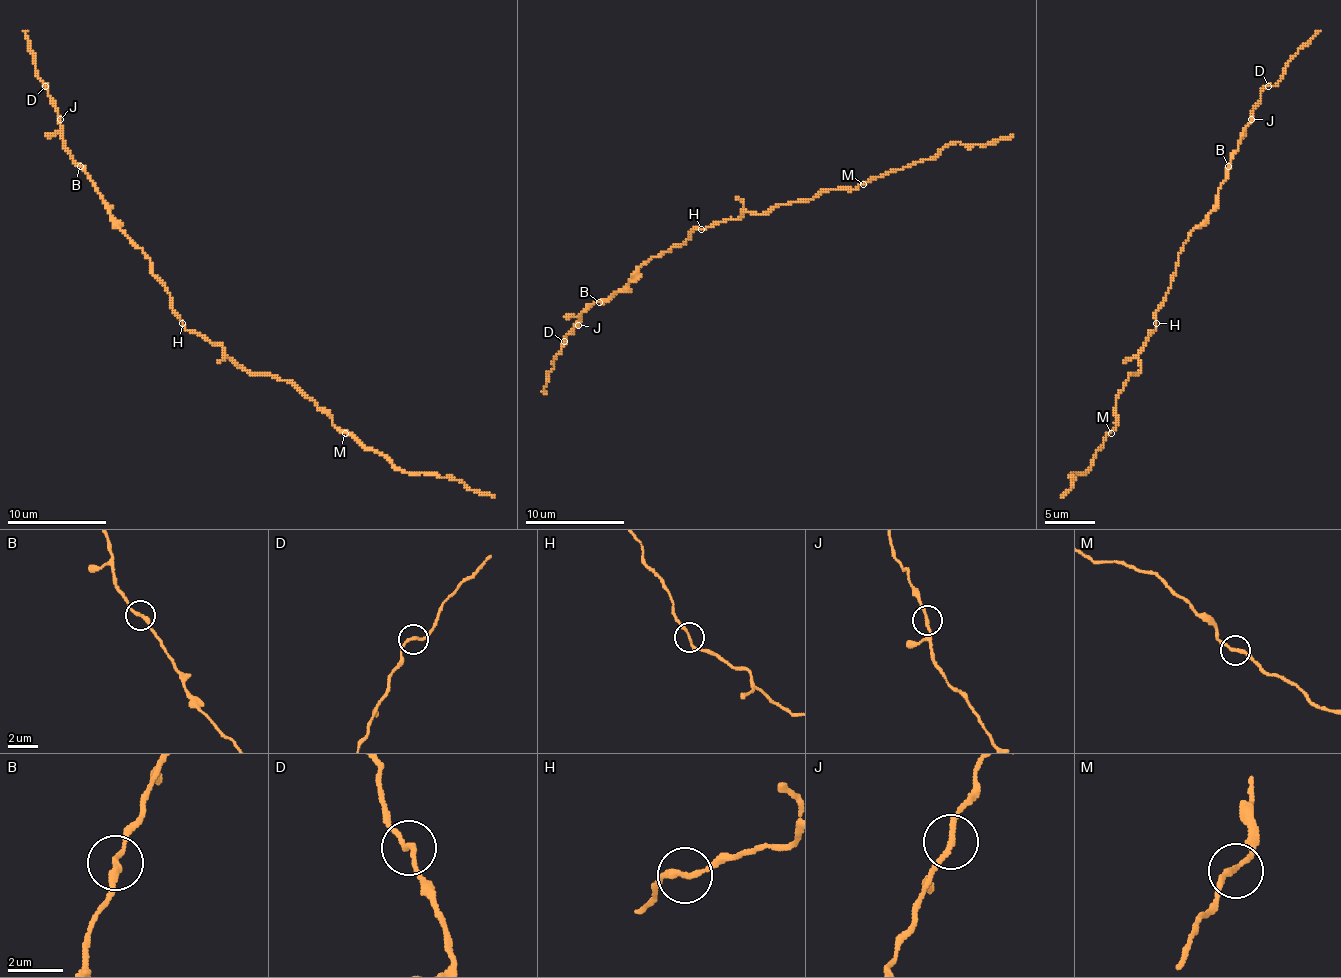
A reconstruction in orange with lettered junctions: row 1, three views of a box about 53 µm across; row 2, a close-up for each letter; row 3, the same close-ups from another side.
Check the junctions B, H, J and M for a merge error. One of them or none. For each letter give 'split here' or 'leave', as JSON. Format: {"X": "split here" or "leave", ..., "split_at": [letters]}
{"B": "leave", "H": "leave", "J": "leave", "M": "leave", "split_at": []}

